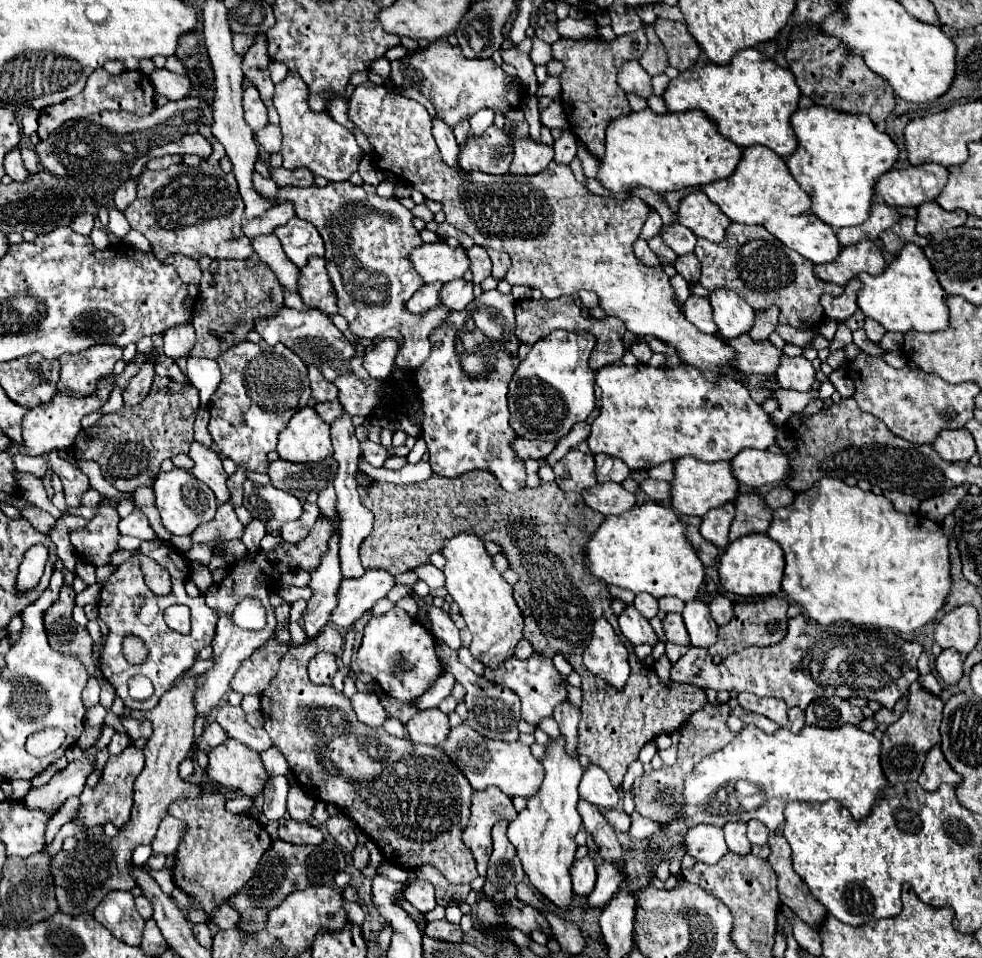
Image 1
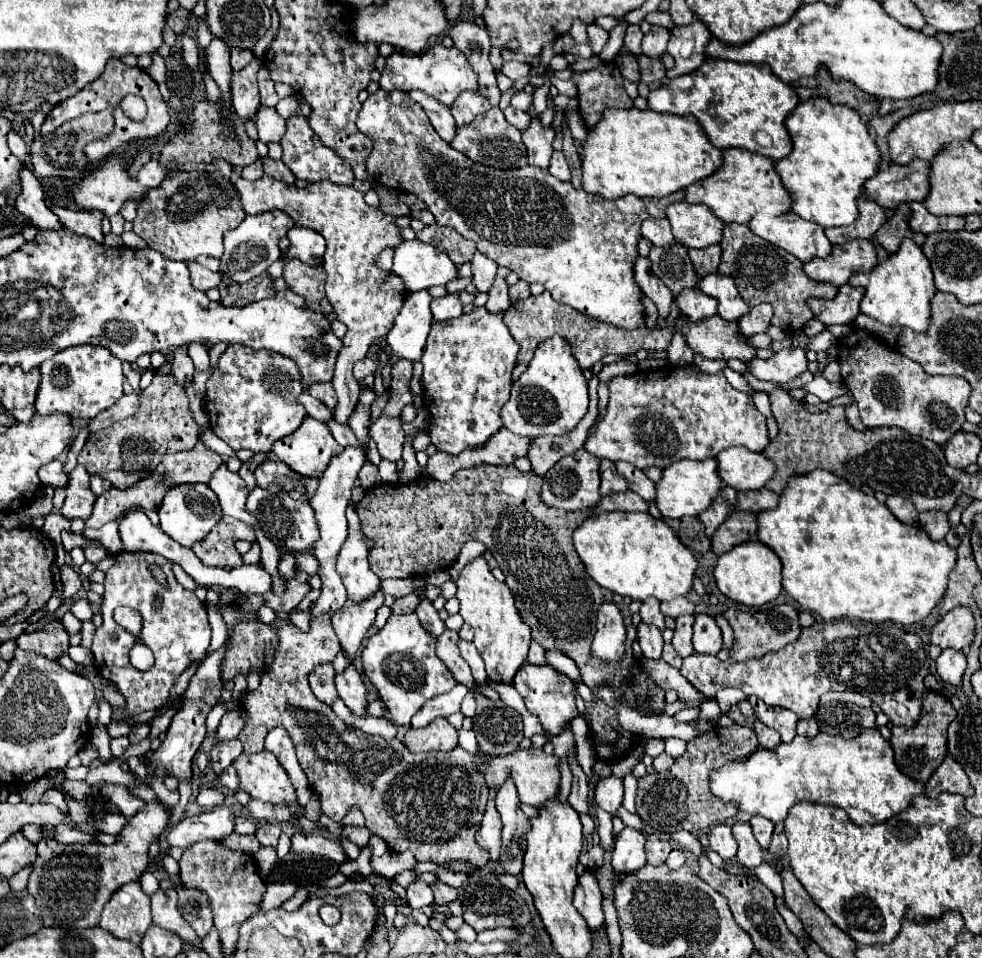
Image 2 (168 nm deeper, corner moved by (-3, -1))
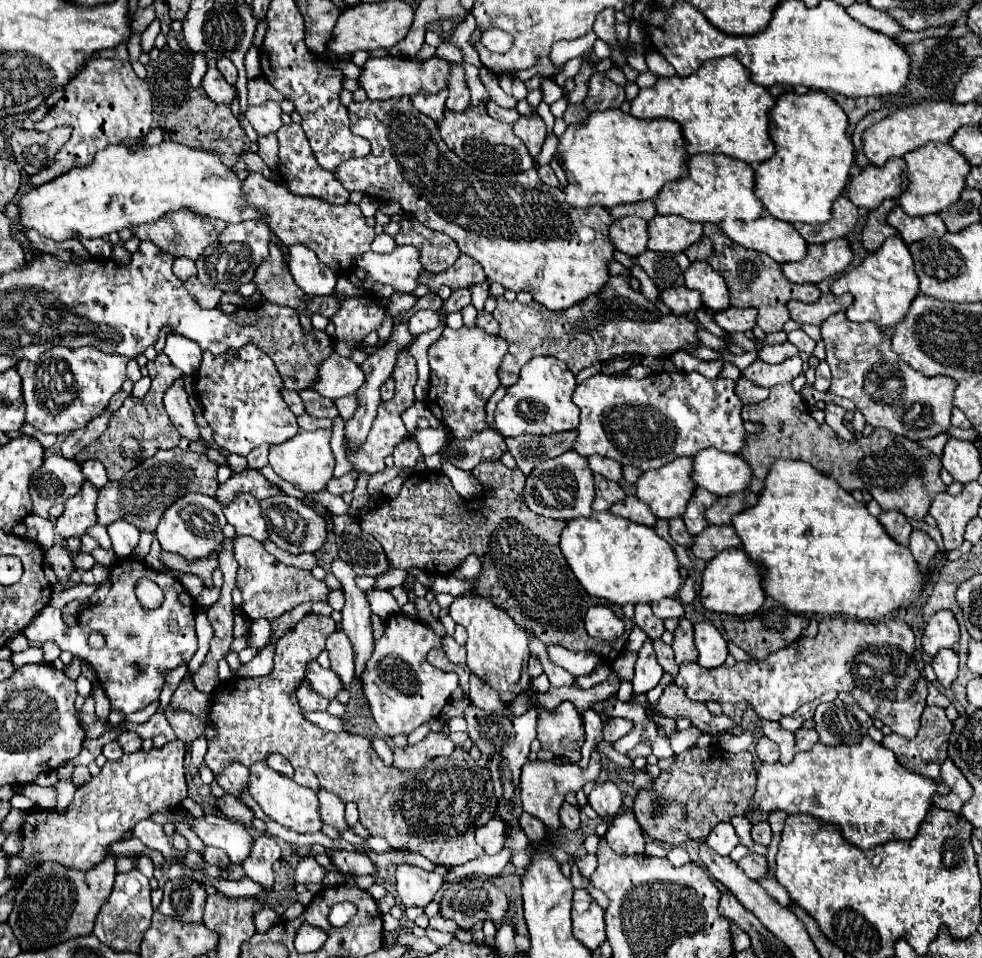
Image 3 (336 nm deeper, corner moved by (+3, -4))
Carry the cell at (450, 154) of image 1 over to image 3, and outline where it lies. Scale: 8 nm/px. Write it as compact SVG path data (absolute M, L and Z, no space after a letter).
M420 92L412 96L412 106L422 112L424 116L432 118L436 124L440 124L444 120L444 102L446 102L448 92L438 92L438 94L430 94L430 92Z

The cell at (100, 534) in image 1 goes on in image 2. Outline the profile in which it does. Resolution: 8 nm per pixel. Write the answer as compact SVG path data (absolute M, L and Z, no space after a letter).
M94 541L94 543L88 545L88 547L84 547L84 553L86 553L86 561L90 561L90 563L94 563L94 565L106 557L106 549L104 549L104 545L100 545L98 541Z

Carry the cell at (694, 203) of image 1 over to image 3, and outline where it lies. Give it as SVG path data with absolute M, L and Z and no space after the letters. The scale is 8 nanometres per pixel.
M654 216L648 222L650 242L648 248L654 252L684 252L698 240L702 240L702 224L688 222L684 216Z

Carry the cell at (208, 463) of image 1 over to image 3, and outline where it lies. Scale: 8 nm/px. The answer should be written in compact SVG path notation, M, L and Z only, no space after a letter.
M240 492L230 504L222 504L222 512L238 536L252 536L260 542L266 540L266 522L262 520L260 504L254 496Z

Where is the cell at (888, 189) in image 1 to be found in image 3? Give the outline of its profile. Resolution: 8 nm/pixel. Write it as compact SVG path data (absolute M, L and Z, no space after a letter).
M902 158L888 160L886 166L868 166L852 176L848 196L858 208L874 210L884 200L898 200L908 186L908 168Z

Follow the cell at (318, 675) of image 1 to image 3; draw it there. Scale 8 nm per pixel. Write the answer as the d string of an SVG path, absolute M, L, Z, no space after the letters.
M304 680L298 688L298 702L302 704L304 710L326 710L330 704L324 696L318 696L318 692L310 688L308 680Z

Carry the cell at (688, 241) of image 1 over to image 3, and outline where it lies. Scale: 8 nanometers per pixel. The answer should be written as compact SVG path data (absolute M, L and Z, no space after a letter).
M638 216L618 218L610 226L610 240L614 242L616 250L636 258L648 248L648 222Z

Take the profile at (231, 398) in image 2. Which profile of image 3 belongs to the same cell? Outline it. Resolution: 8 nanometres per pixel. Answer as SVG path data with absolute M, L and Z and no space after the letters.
M246 346L238 352L226 352L220 356L214 356L210 352L204 352L204 360L200 364L200 370L196 374L196 392L198 400L202 404L204 418L208 420L212 432L214 432L214 442L224 448L226 452L248 456L250 450L254 450L260 444L282 444L296 436L298 432L298 422L296 416L290 412L282 398L282 378L270 360L262 350L254 346Z

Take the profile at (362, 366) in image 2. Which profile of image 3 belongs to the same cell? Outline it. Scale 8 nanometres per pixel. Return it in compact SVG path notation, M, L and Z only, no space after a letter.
M332 354L326 362L322 362L314 390L326 398L336 400L354 394L362 382L364 370L354 360Z

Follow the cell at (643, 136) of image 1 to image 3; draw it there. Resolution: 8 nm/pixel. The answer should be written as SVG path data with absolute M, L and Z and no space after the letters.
M604 110L592 112L586 122L572 124L558 138L558 158L566 170L570 184L566 186L566 200L574 206L604 206L612 208L618 204L652 200L662 190L664 184L686 178L690 154L686 152L686 138L682 136L682 126L670 118L652 118L640 120L632 114L624 114L622 110Z

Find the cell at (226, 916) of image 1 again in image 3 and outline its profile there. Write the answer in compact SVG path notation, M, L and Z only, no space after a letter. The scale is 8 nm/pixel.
M304 858L298 862L298 870L294 874L294 884L318 884L324 878L324 868L318 866L314 858Z

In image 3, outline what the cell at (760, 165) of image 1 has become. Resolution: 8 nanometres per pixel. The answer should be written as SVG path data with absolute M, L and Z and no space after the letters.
M698 154L688 160L690 176L686 180L678 180L676 184L666 184L662 192L656 196L658 214L680 214L690 222L714 222L720 224L726 218L738 220L756 220L762 216L764 206L756 196L754 170L750 164L742 160L734 160L730 156L716 154Z

